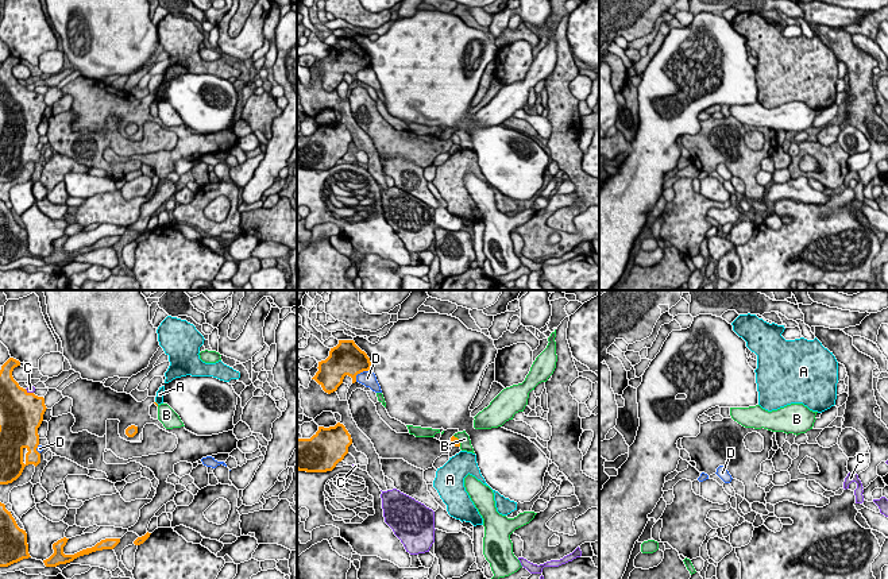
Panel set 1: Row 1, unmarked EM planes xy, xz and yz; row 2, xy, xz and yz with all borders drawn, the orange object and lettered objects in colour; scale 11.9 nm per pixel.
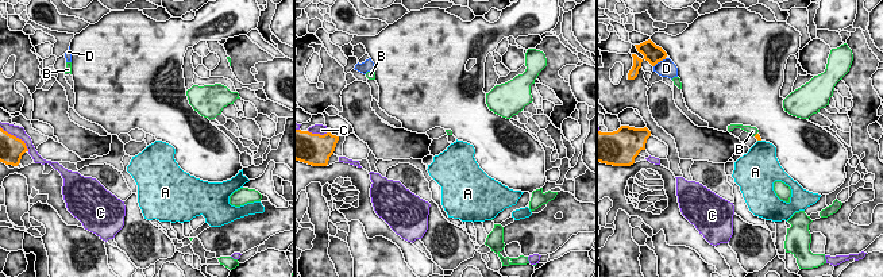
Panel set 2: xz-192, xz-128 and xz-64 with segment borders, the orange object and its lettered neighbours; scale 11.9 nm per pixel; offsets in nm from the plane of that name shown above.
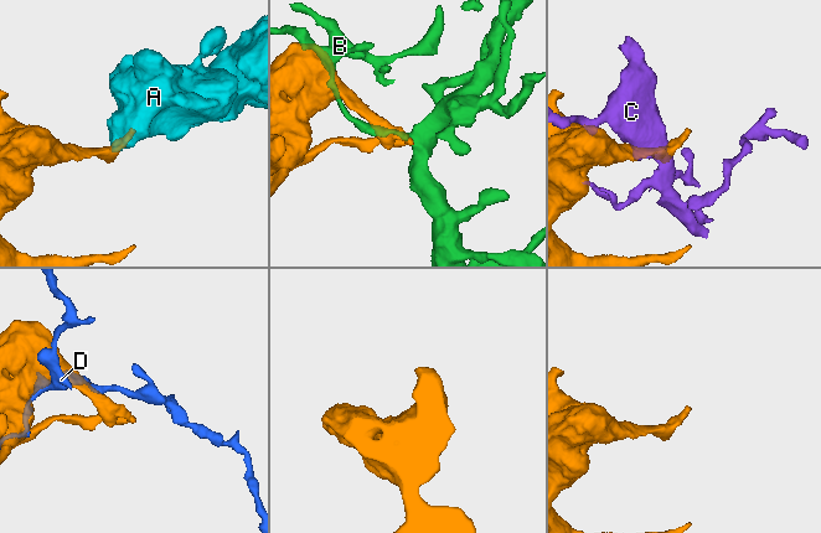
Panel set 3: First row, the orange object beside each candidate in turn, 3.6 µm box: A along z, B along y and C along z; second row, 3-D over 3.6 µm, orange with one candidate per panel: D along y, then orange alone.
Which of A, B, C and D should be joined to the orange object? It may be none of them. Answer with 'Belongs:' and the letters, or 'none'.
Belongs: none

